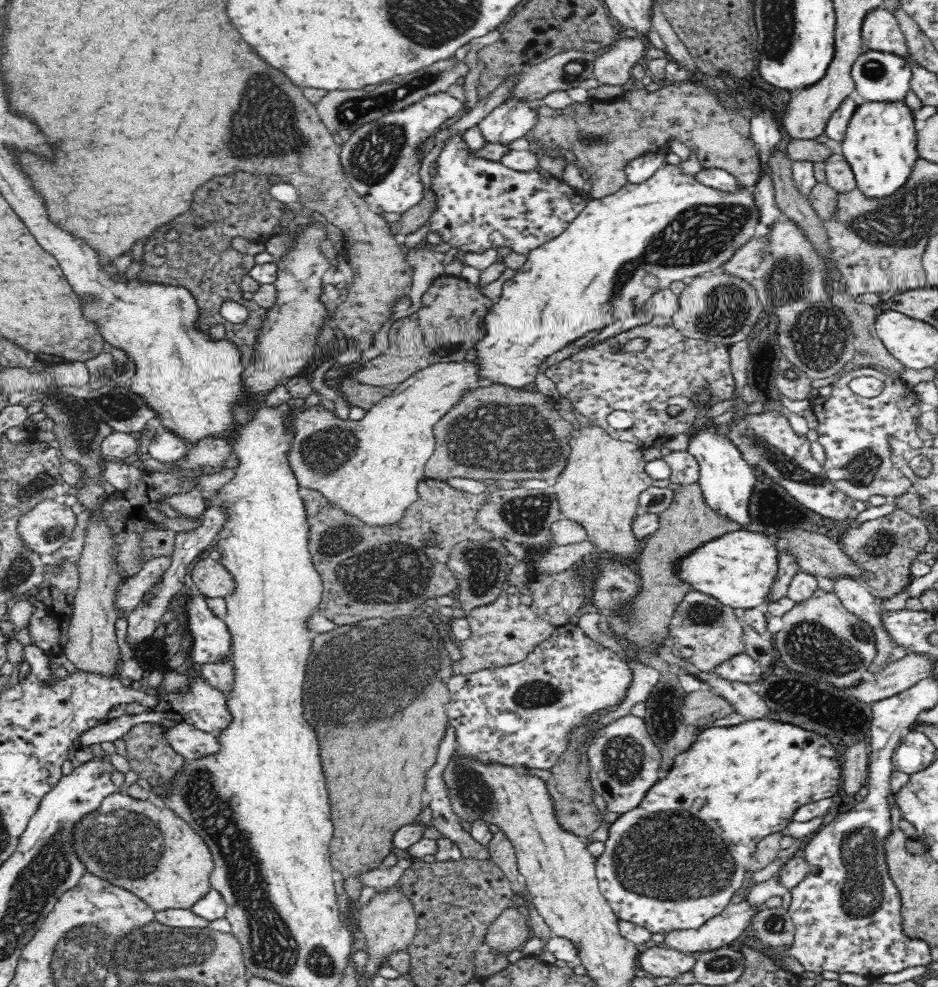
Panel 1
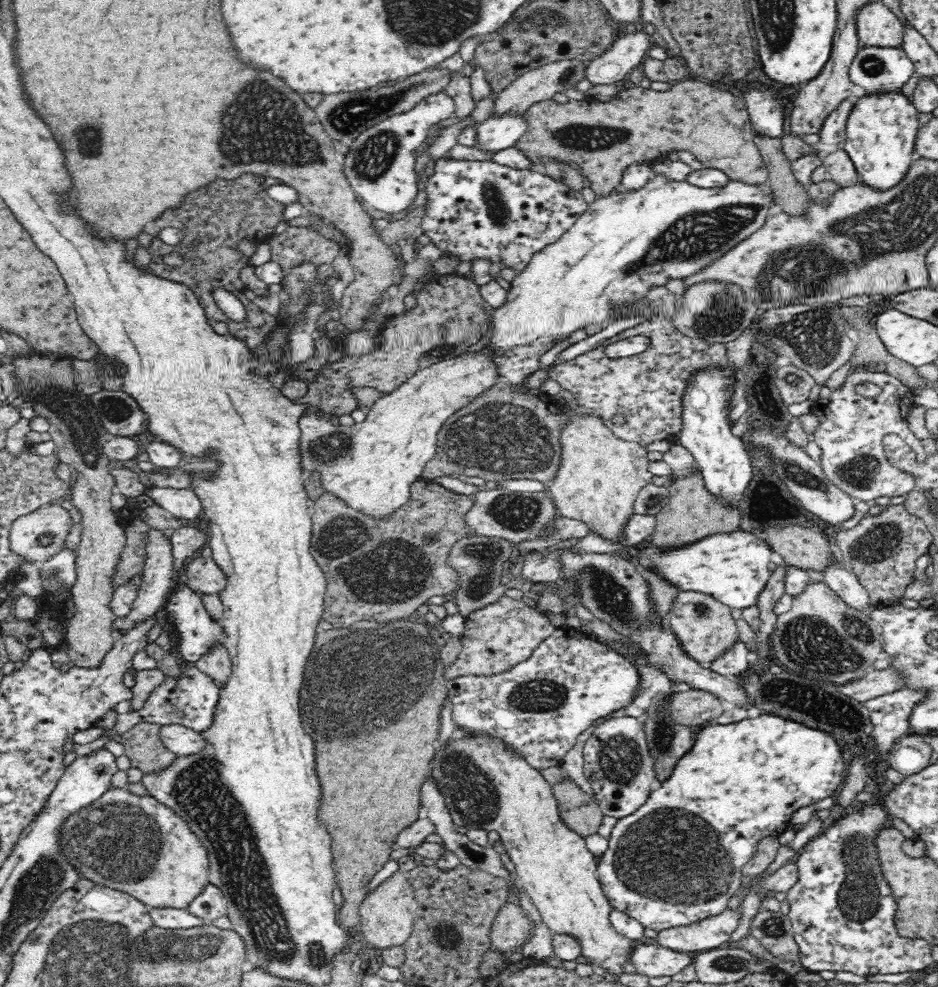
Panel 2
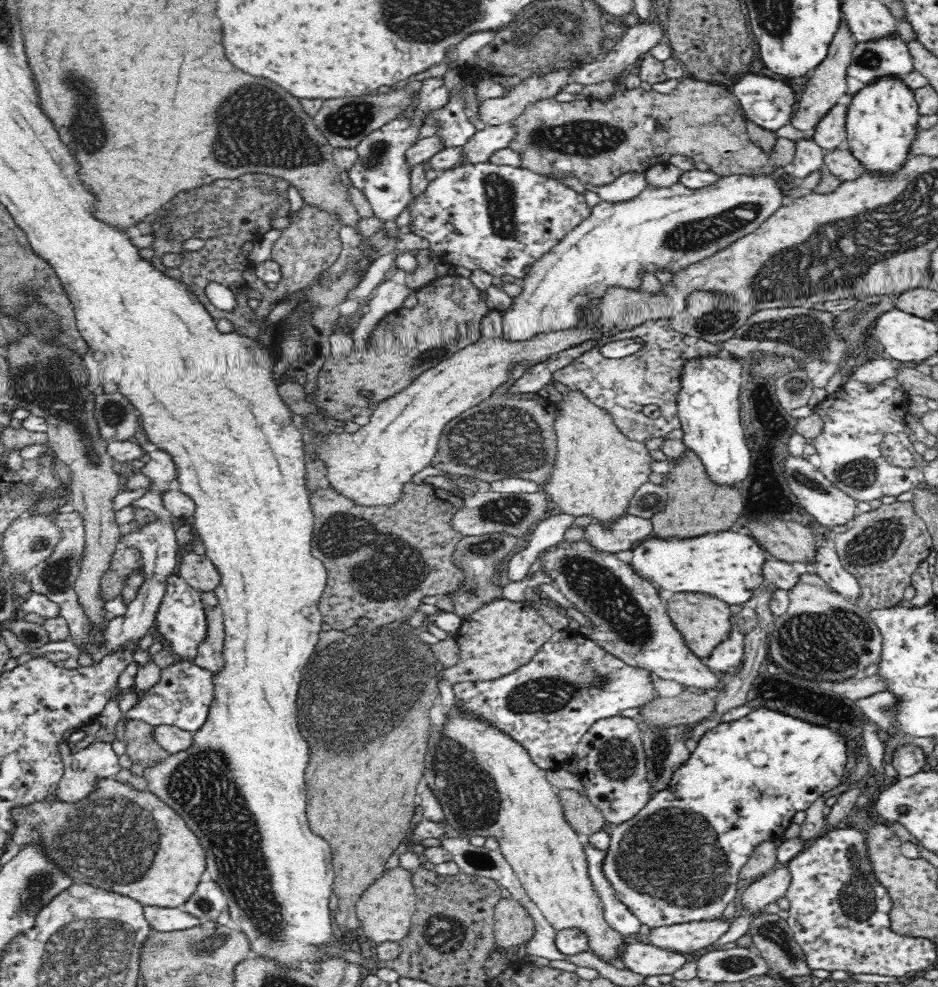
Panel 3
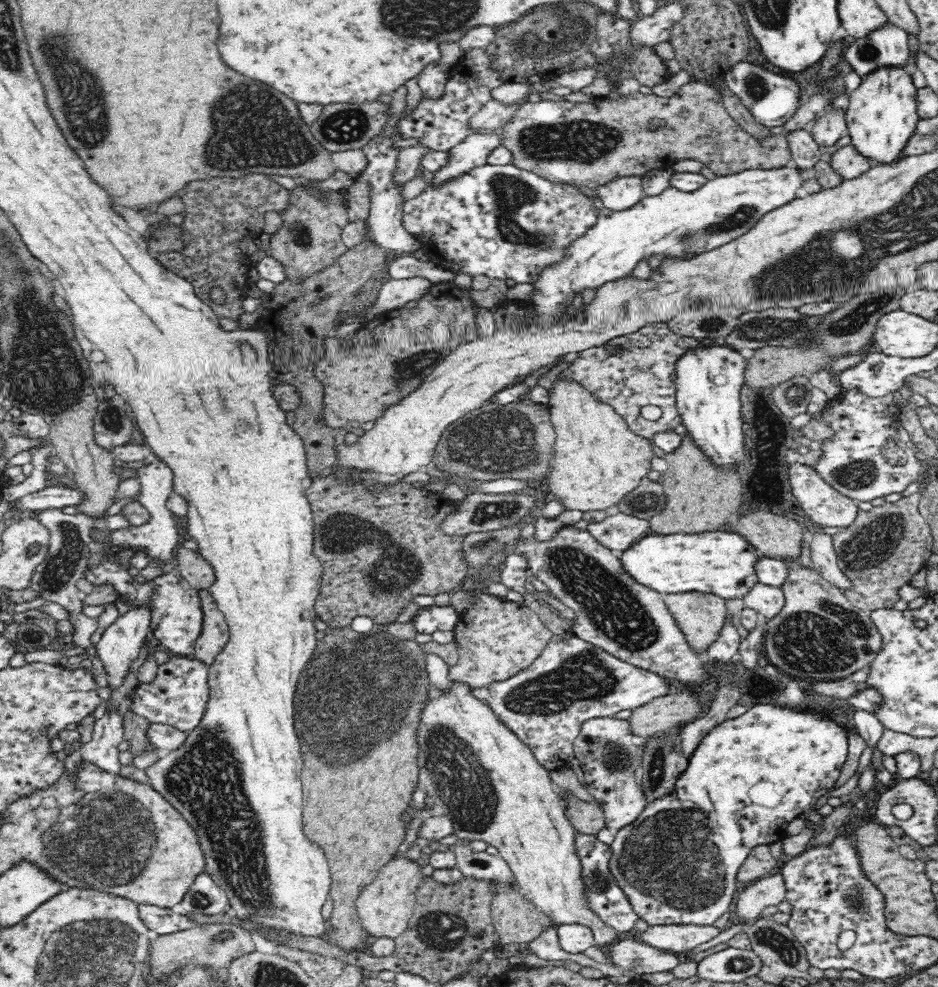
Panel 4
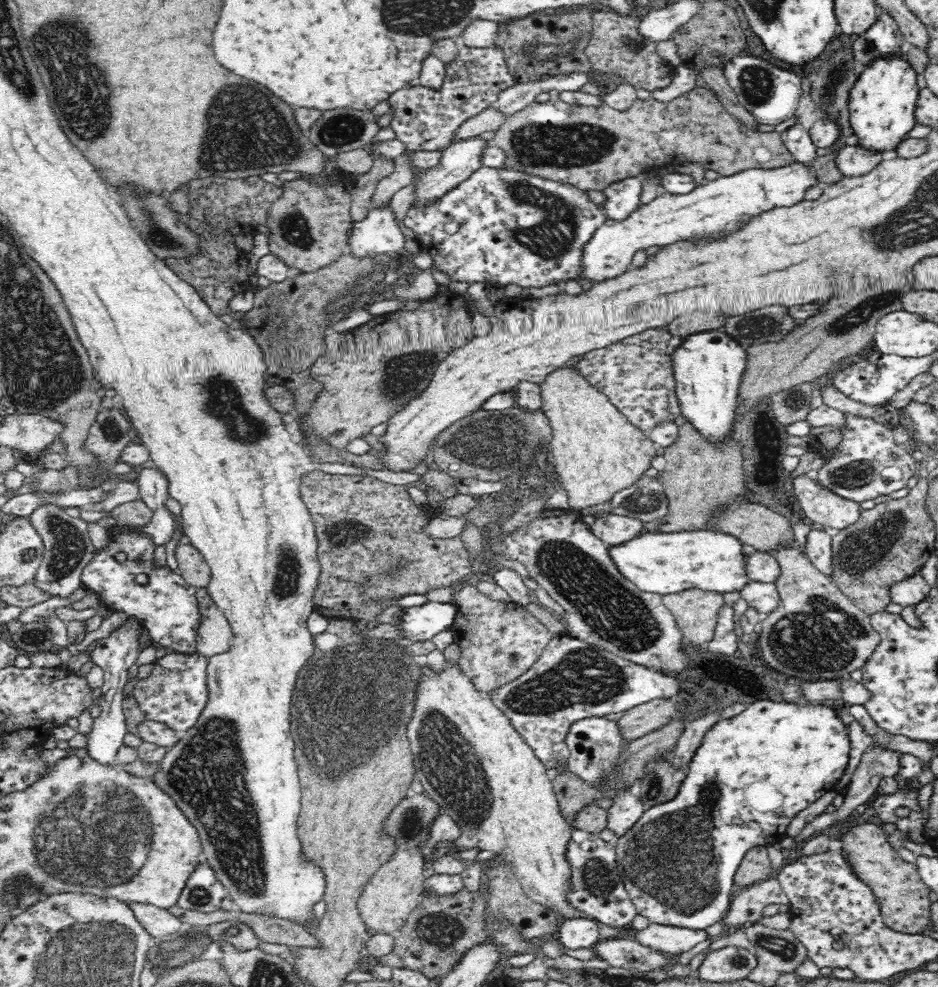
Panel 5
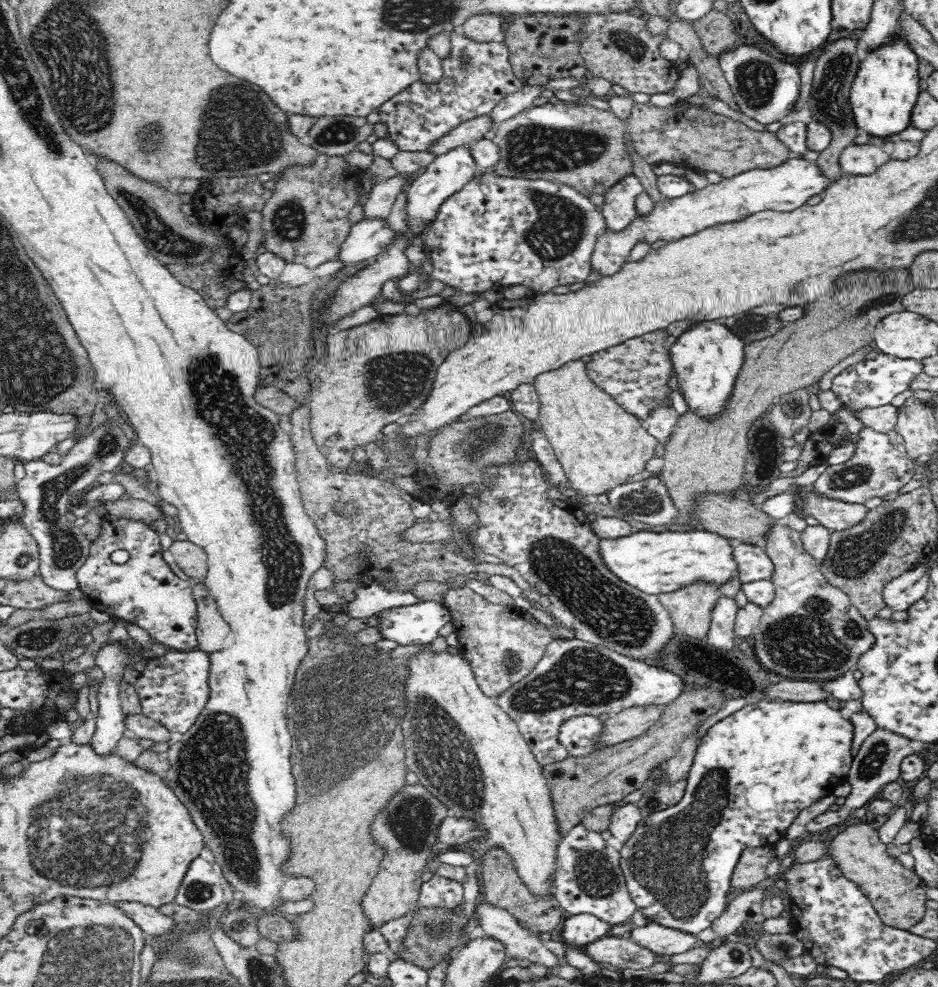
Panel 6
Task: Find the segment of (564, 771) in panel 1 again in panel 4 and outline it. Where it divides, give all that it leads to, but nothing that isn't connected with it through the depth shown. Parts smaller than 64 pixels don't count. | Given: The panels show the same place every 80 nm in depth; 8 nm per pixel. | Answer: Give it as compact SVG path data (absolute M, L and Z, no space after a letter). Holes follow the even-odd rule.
M572 793L565 794L562 800L566 816L577 833L596 835L606 826L603 810L597 804L584 802Z

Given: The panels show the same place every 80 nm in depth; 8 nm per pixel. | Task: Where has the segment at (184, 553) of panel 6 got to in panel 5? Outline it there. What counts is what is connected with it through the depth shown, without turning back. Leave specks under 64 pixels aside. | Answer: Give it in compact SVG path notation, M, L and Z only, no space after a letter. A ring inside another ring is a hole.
M192 544L175 548L177 558L177 572L196 589L205 588L211 580L211 570L209 564L204 560L202 553Z

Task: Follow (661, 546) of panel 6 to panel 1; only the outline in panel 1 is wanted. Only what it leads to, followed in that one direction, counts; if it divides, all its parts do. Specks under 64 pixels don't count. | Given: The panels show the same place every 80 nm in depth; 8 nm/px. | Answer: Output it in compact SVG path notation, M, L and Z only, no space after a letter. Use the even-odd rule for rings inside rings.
M738 529L716 538L688 554L688 562L680 562L680 577L690 580L696 591L709 594L732 608L751 609L765 605L778 576L778 549L769 532Z

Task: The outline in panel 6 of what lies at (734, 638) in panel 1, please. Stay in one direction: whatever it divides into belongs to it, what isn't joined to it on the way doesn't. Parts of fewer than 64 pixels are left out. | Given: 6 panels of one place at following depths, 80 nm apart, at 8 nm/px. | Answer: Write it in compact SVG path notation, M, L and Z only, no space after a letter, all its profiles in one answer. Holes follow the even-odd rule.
M695 584L657 595L664 608L670 611L676 632L696 640L707 638L712 624L712 610L722 596L719 589Z

